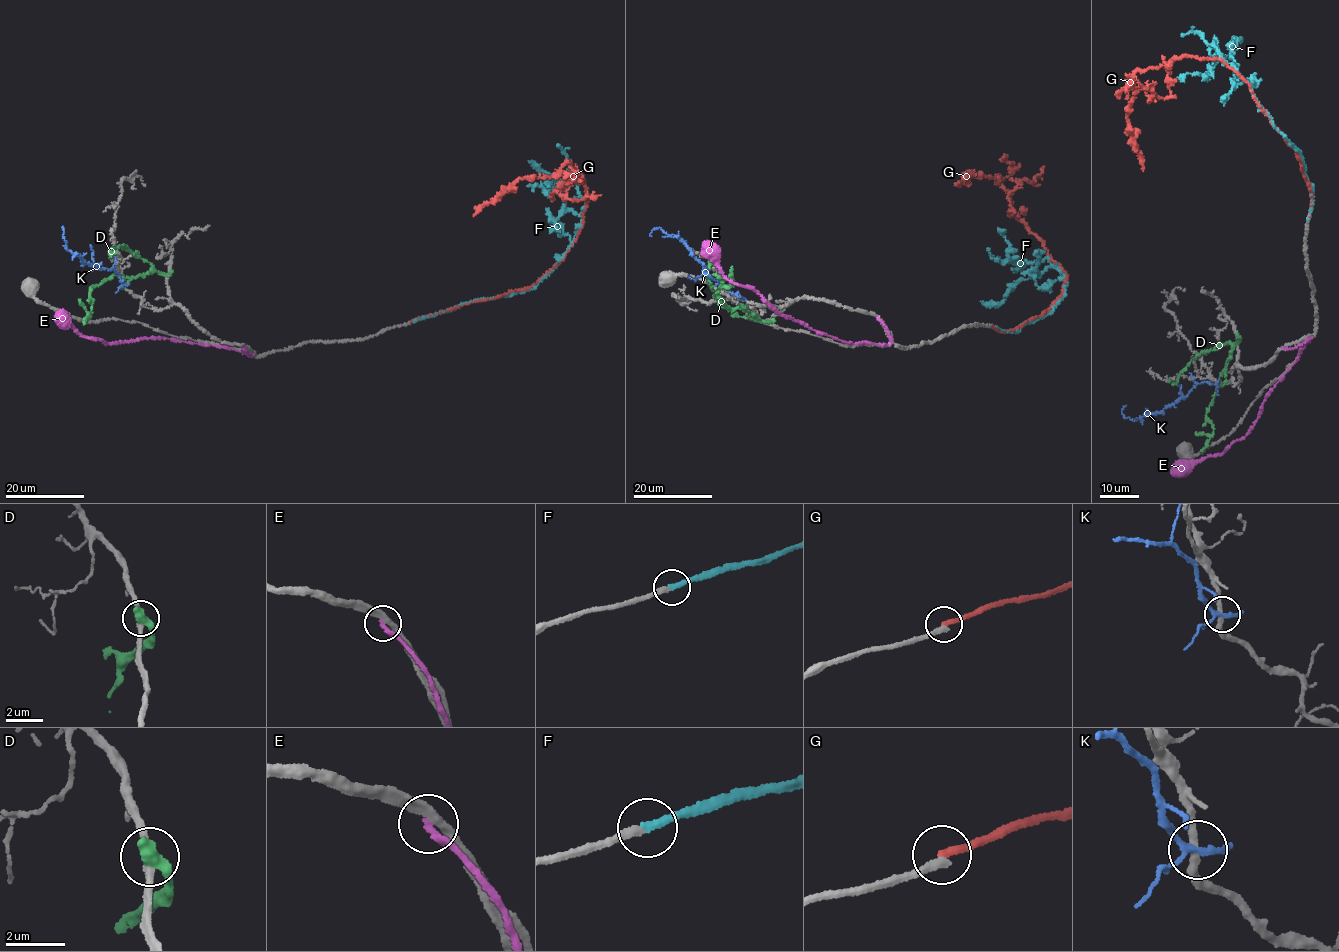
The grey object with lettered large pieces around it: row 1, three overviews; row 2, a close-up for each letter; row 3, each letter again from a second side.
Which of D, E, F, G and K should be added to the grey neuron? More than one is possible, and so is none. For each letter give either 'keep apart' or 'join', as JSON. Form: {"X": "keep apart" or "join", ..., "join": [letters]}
{"D": "keep apart", "E": "keep apart", "F": "join", "G": "keep apart", "K": "keep apart", "join": ["F"]}

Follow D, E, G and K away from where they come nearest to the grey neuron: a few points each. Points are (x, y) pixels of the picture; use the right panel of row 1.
D: (1237, 335), (1239, 339), (1233, 346), (1206, 415), (1212, 424), (1212, 434), (1194, 434)
E: (1283, 347), (1295, 346), (1310, 338), (1271, 388), (1245, 436), (1219, 455), (1185, 461), (1171, 473)
G: (1306, 222), (1312, 194), (1295, 150), (1249, 86), (1218, 58), (1180, 57), (1132, 74), (1126, 115), (1142, 170)
K: (1217, 383), (1204, 381), (1196, 385), (1183, 398), (1161, 411), (1134, 420), (1123, 415), (1122, 407), (1126, 405)

